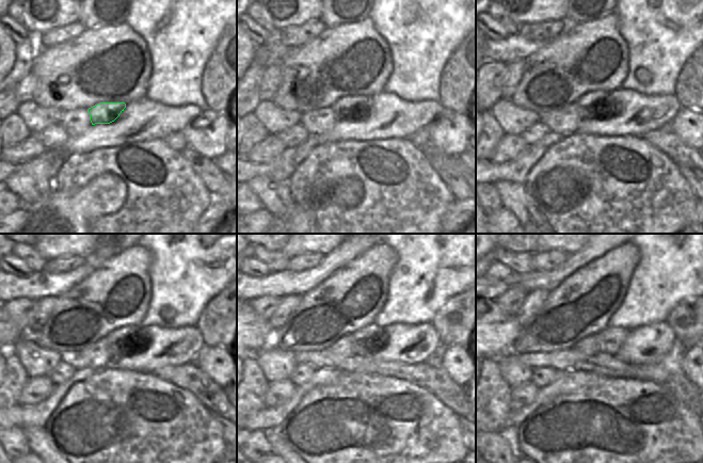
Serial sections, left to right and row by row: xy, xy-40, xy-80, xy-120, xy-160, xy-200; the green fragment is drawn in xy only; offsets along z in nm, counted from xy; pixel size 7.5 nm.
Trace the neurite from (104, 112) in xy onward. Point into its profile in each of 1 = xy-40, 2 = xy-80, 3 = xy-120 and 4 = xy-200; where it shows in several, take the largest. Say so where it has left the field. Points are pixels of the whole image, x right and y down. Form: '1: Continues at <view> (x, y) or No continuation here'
1: Continues at xy-40 (344, 108)
2: Continues at xy-80 (585, 102)
3: Continues at xy-120 (124, 333)
4: Continues at xy-200 (611, 338).

